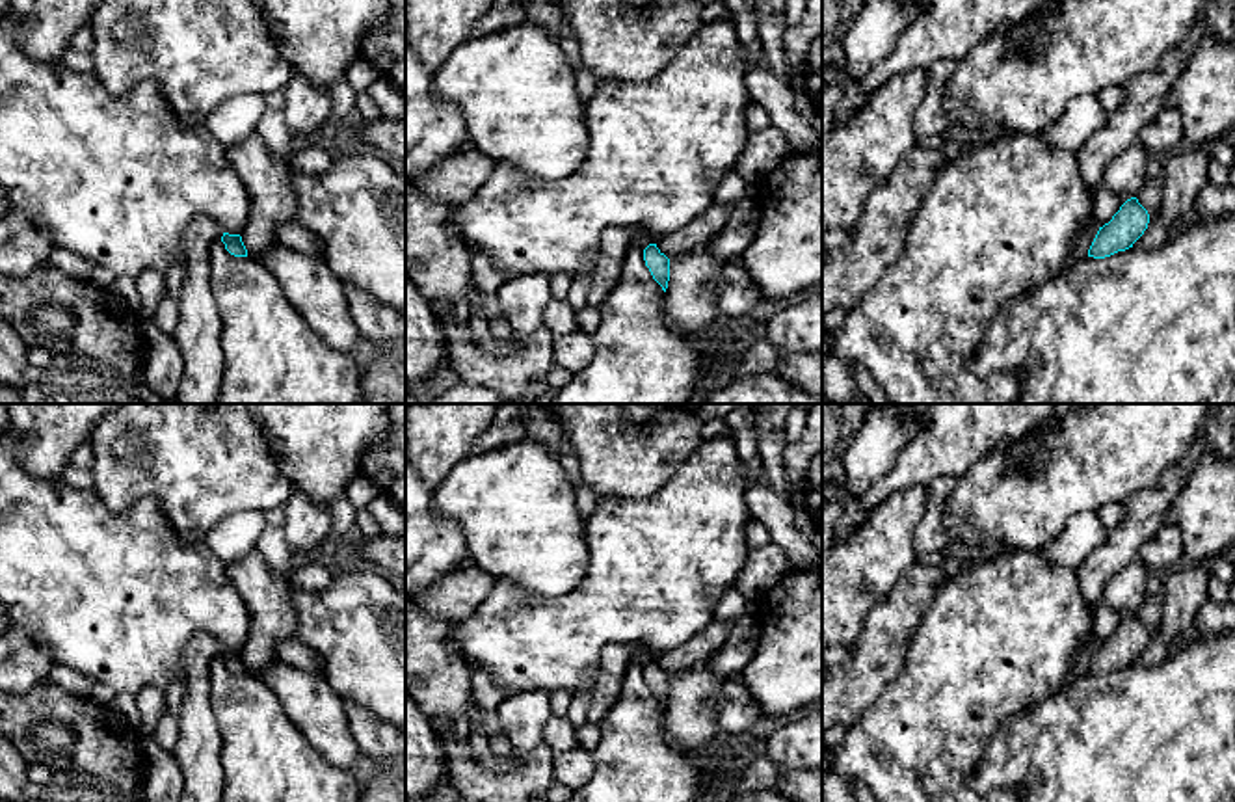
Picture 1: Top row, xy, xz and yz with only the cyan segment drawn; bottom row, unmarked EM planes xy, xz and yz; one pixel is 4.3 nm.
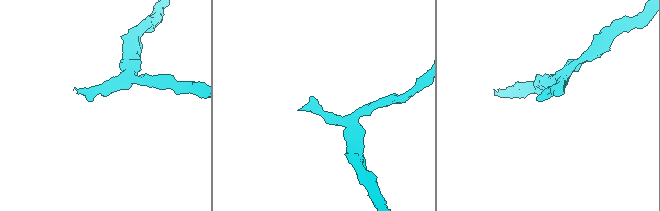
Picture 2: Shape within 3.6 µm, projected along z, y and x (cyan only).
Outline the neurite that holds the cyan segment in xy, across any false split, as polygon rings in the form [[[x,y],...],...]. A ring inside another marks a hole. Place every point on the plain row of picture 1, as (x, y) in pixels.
[[[197,633],[179,659],[186,694],[171,754],[182,772],[180,802],[221,802],[223,795],[223,739],[208,698],[210,662],[216,657],[221,657],[231,672],[247,674],[242,653],[225,649],[206,633]]]

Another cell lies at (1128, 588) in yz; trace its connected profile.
[[[1140,556],[1131,560],[1105,586],[1103,603],[1112,610],[1135,614],[1148,595],[1148,566]]]

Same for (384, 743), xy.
[[[344,700],[344,713],[353,741],[374,765],[405,763],[405,729],[378,718],[350,700]]]

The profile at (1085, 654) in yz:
[[[1092,638],[1077,648],[1075,664],[1069,672],[1073,677],[1084,677],[1099,644]]]

